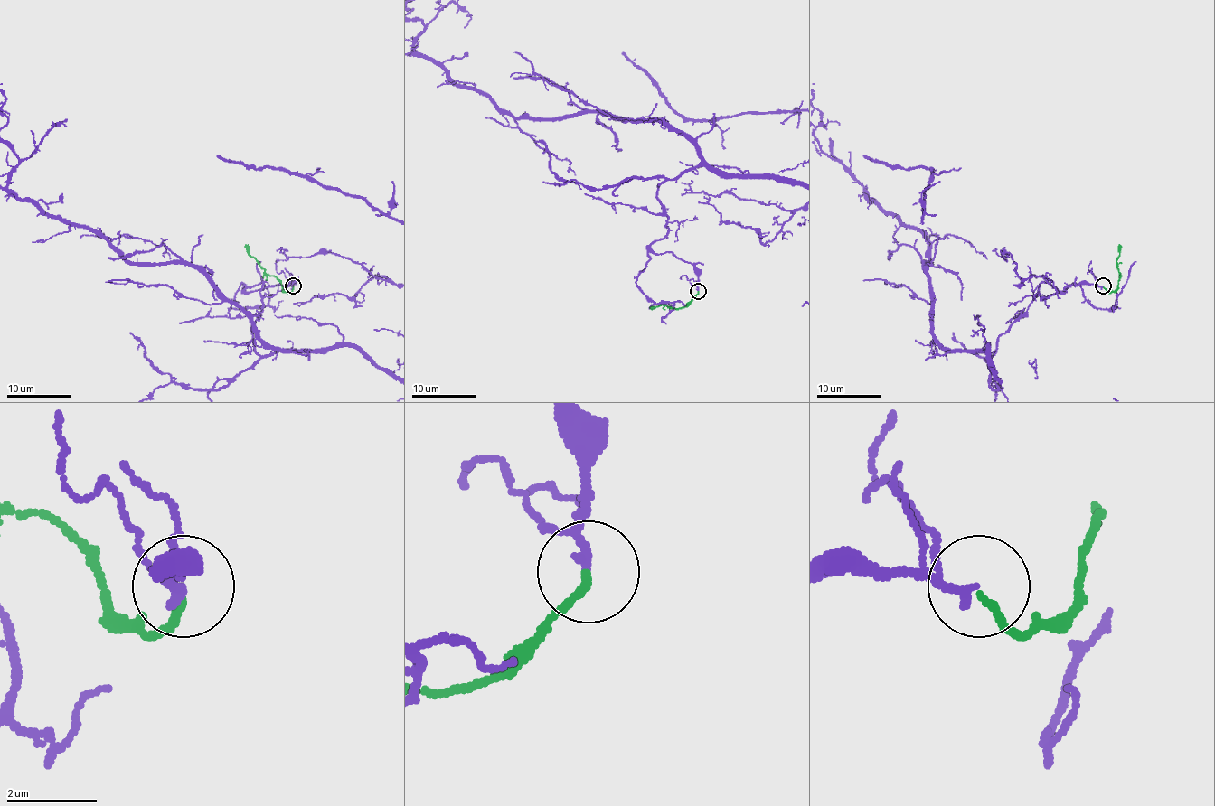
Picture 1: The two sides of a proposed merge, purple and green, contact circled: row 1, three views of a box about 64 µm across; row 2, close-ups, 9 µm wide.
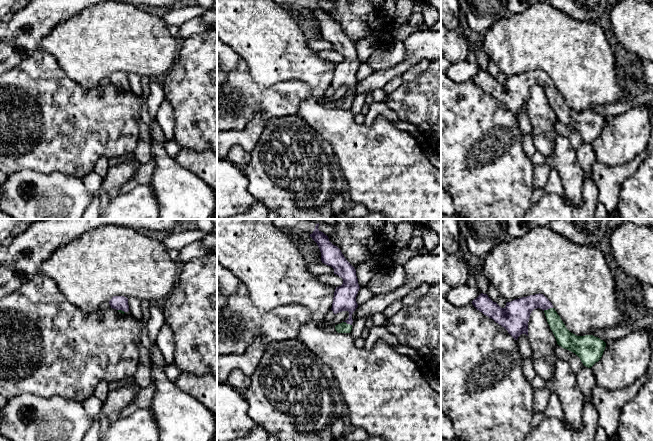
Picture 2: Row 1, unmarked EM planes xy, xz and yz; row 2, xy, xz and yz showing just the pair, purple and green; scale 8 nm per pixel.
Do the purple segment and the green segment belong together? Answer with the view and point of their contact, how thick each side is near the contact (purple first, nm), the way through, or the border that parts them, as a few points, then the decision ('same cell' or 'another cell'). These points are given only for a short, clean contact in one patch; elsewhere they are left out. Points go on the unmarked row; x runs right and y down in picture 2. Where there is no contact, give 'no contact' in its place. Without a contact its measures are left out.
meets purple in yz at (547, 85); 200 nm thick on the purple side, 120 nm on the other; runs through yz (517, 88), (527, 80), (547, 85), (562, 110); same cell

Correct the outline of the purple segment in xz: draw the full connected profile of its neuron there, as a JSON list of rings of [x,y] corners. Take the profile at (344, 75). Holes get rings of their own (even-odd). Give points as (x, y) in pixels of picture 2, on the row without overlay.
[[[316,0],[315,5],[312,10],[310,10],[310,13],[317,19],[320,28],[321,28],[321,37],[322,39],[331,42],[334,45],[334,50],[338,51],[343,55],[343,60],[339,63],[336,63],[333,73],[333,79],[331,86],[334,90],[337,90],[342,87],[348,87],[349,88],[349,94],[336,101],[335,105],[338,109],[350,109],[352,106],[352,90],[358,83],[358,80],[356,78],[356,72],[358,70],[358,67],[360,65],[360,62],[358,60],[358,55],[356,52],[356,46],[355,44],[346,36],[344,31],[342,30],[341,26],[333,21],[330,17],[327,11],[325,11],[323,8],[321,8],[318,5],[319,0]]]

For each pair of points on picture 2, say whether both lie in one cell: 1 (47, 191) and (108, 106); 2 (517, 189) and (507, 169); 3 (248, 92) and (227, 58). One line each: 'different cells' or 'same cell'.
1: different cells
2: same cell
3: different cells

